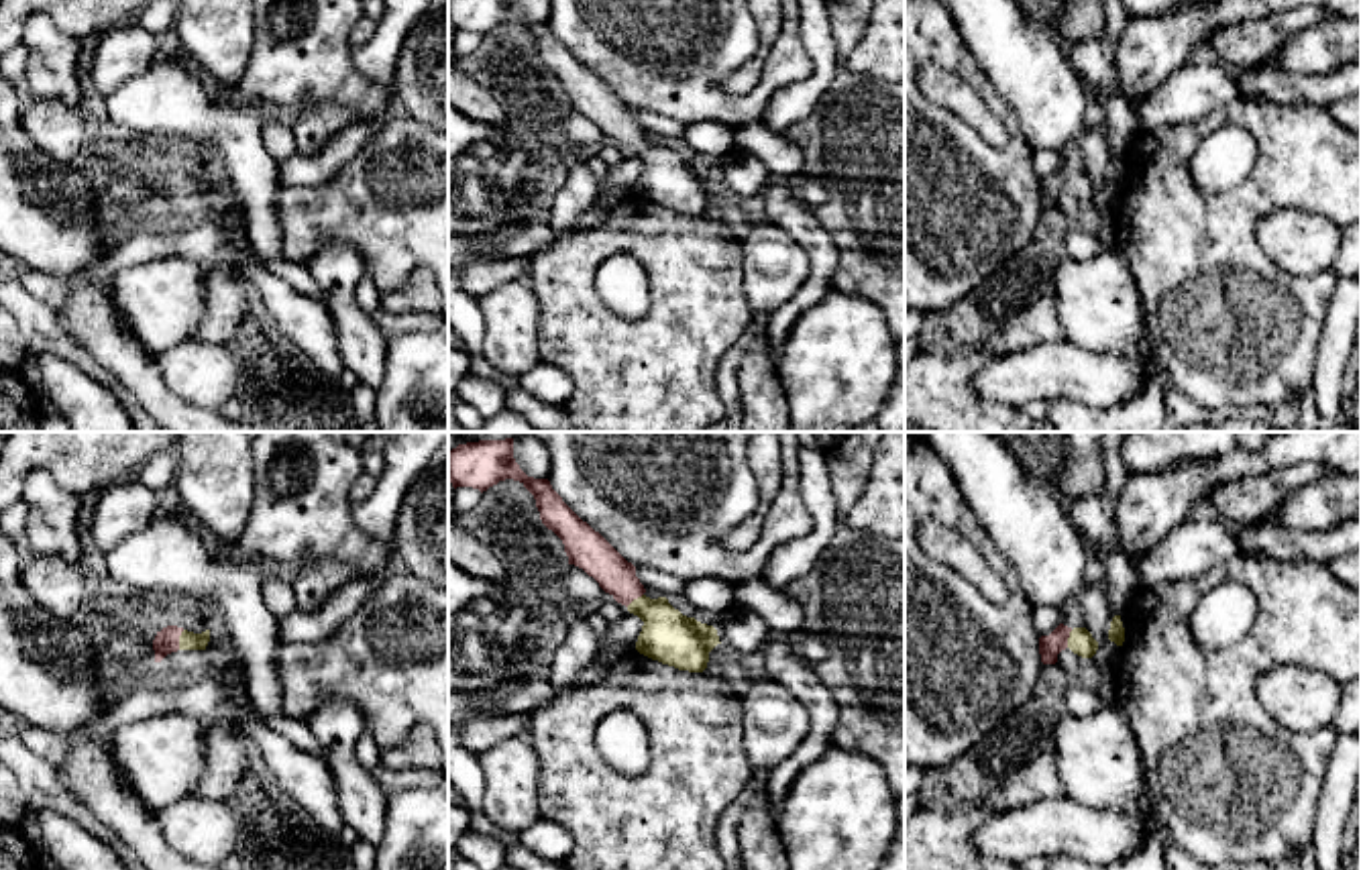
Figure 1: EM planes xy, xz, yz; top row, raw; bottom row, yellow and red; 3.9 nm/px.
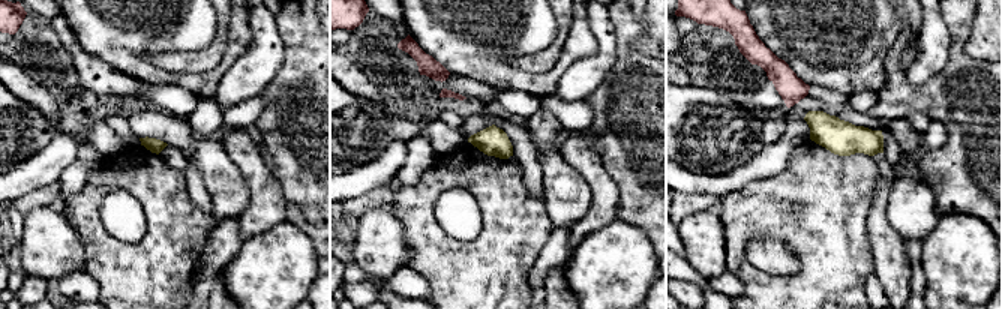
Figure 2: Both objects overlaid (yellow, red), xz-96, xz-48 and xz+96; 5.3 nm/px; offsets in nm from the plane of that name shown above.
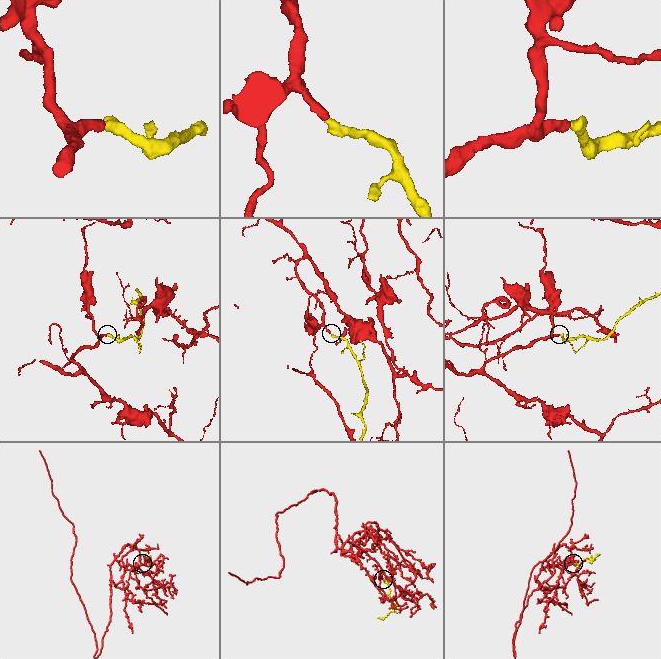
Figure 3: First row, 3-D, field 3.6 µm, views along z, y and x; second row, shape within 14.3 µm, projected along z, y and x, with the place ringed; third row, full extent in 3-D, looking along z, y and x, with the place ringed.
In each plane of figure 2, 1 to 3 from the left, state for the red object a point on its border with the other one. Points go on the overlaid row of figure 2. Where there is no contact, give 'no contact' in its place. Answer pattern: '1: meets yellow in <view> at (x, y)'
1: no contact
2: no contact
3: no contact

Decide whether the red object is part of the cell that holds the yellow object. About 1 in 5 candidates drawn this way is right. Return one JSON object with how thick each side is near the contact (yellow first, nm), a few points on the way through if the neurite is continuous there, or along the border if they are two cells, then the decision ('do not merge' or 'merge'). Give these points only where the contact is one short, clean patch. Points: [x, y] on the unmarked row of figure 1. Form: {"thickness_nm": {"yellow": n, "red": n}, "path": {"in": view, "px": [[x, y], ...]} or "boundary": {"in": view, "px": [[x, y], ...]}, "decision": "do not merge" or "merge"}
{"thickness_nm": {"yellow": 80, "red": 100}, "path": {"in": "xy", "px": [[188, 184], [180, 184], [168, 184]]}, "decision": "merge"}

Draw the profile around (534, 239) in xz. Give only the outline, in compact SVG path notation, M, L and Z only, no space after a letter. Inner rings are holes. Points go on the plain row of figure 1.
M548 222L532 224L505 238L499 247L491 251L491 255L493 259L532 259L534 255L550 249L556 240L558 236L554 234Z

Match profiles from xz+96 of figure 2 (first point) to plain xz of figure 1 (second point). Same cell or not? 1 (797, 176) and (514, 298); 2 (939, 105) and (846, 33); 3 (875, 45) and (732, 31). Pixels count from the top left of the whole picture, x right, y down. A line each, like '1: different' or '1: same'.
1: different
2: same
3: same

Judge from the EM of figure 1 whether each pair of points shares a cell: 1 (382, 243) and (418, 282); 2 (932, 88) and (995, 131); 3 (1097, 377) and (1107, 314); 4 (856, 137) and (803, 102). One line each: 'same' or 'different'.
1: different
2: same
3: different
4: different

